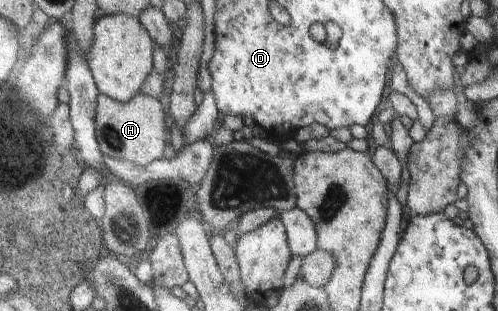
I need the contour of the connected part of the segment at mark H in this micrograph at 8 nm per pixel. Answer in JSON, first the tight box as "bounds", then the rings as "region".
{"bounds":[97,94,170,166],"region":[[[105,94],[98,97],[97,139],[104,155],[146,166],[170,155],[163,105],[153,96],[137,94],[129,103],[121,103]]]}

